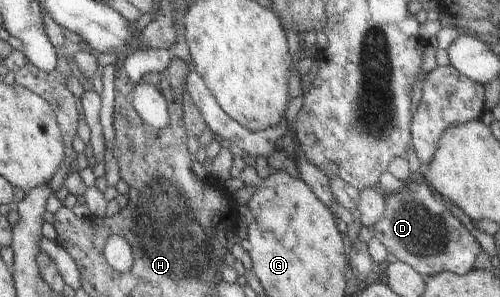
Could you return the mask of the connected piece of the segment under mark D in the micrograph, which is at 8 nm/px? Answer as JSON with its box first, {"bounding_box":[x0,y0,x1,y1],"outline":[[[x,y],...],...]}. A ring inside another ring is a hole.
{"bounding_box":[374,177,482,278],"outline":[[[421,177],[412,178],[400,190],[385,196],[386,209],[374,224],[374,237],[378,238],[399,261],[407,263],[425,278],[449,271],[458,275],[467,274],[482,251],[473,232],[463,225],[445,206],[445,199]],[[412,179],[417,183],[411,190]]]}

